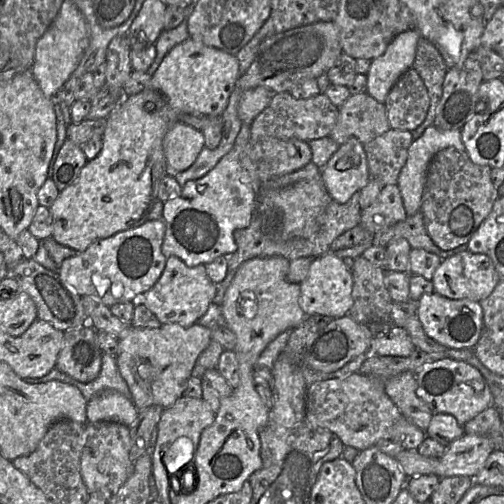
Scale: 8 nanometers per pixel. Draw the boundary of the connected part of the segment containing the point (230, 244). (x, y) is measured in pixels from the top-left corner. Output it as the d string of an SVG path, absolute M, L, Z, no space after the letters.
M242 124L233 148L220 159L215 167L203 177L189 180L181 189L179 197L164 202L163 220L165 235L162 243L162 252L168 258L177 256L187 266L206 265L222 255L230 255L237 250L233 237L236 229L249 226L254 212L256 212L257 189L254 188L248 174L240 164L240 154L249 142L250 127Z

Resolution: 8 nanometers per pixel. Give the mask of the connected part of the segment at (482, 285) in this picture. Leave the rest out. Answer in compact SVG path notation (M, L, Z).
M466 250L443 259L431 281L441 296L479 302L491 294L500 278L489 256Z

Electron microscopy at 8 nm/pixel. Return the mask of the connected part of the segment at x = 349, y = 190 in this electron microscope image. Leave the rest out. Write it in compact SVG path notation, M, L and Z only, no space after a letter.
M350 138L338 147L321 170L329 195L339 204L346 203L370 180L363 145L357 138Z

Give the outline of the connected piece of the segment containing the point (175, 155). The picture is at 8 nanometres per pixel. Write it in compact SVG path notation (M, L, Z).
M177 121L167 130L163 139L167 173L175 175L189 168L205 146L202 132Z

